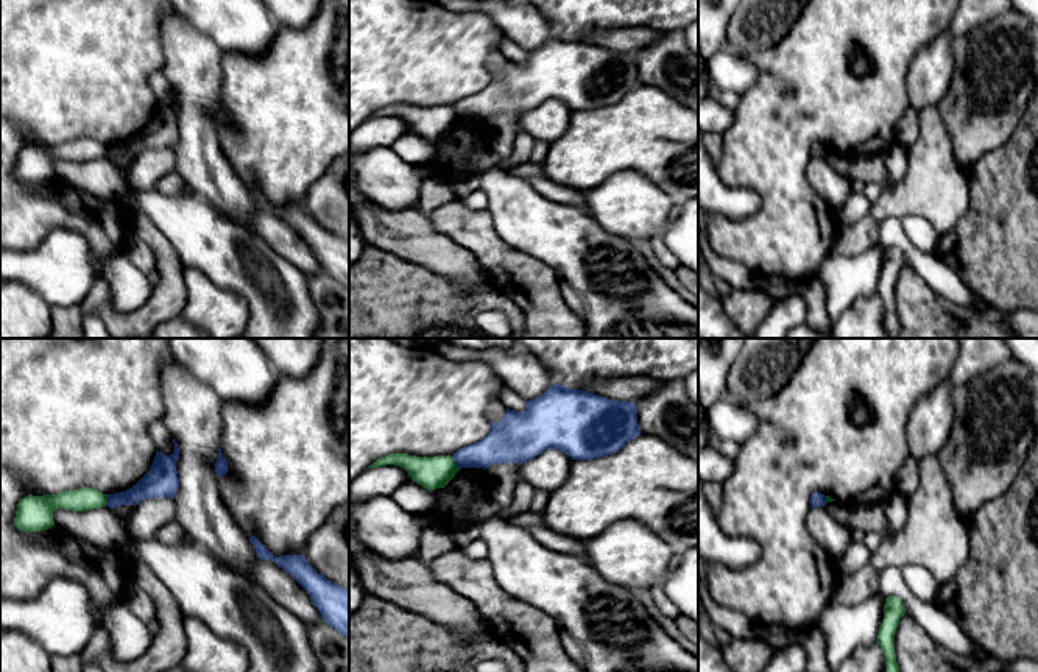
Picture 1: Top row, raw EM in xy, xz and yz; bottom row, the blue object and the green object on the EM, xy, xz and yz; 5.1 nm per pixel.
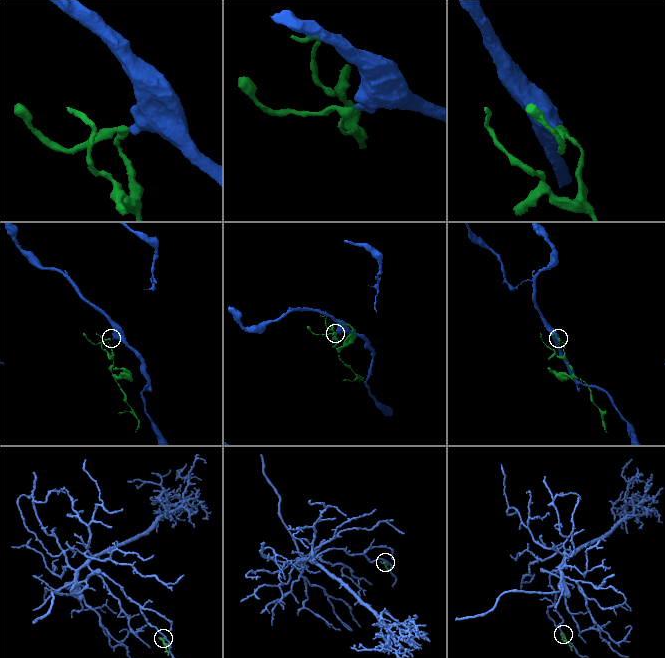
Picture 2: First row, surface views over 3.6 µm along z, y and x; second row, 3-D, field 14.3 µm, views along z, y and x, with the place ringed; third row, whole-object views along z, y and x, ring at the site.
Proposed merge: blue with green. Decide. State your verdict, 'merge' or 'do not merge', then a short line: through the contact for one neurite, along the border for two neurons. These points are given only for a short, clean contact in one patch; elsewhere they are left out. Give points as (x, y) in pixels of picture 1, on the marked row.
do not merge | xz (452, 457), (460, 468)

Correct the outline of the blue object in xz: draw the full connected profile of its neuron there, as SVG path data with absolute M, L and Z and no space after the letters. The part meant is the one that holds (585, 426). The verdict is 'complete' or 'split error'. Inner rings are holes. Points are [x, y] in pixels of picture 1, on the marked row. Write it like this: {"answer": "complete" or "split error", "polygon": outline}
{"answer": "complete", "polygon": "M555 384L539 398L527 401L525 412L507 409L499 423L491 421L491 430L485 438L458 449L454 454L454 460L460 469L486 469L500 463L522 465L547 449L560 449L572 460L594 460L616 454L639 435L641 429L634 402L611 401L594 393Z"}

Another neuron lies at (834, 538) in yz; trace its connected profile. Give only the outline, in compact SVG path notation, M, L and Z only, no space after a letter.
M824 507L809 510L807 529L815 543L821 546L832 560L840 558L851 543L851 529L834 521Z

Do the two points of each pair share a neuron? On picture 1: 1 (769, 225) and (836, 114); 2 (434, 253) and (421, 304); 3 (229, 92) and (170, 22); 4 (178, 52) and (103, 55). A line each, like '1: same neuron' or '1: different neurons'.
1: same neuron
2: different neurons
3: different neurons
4: different neurons

